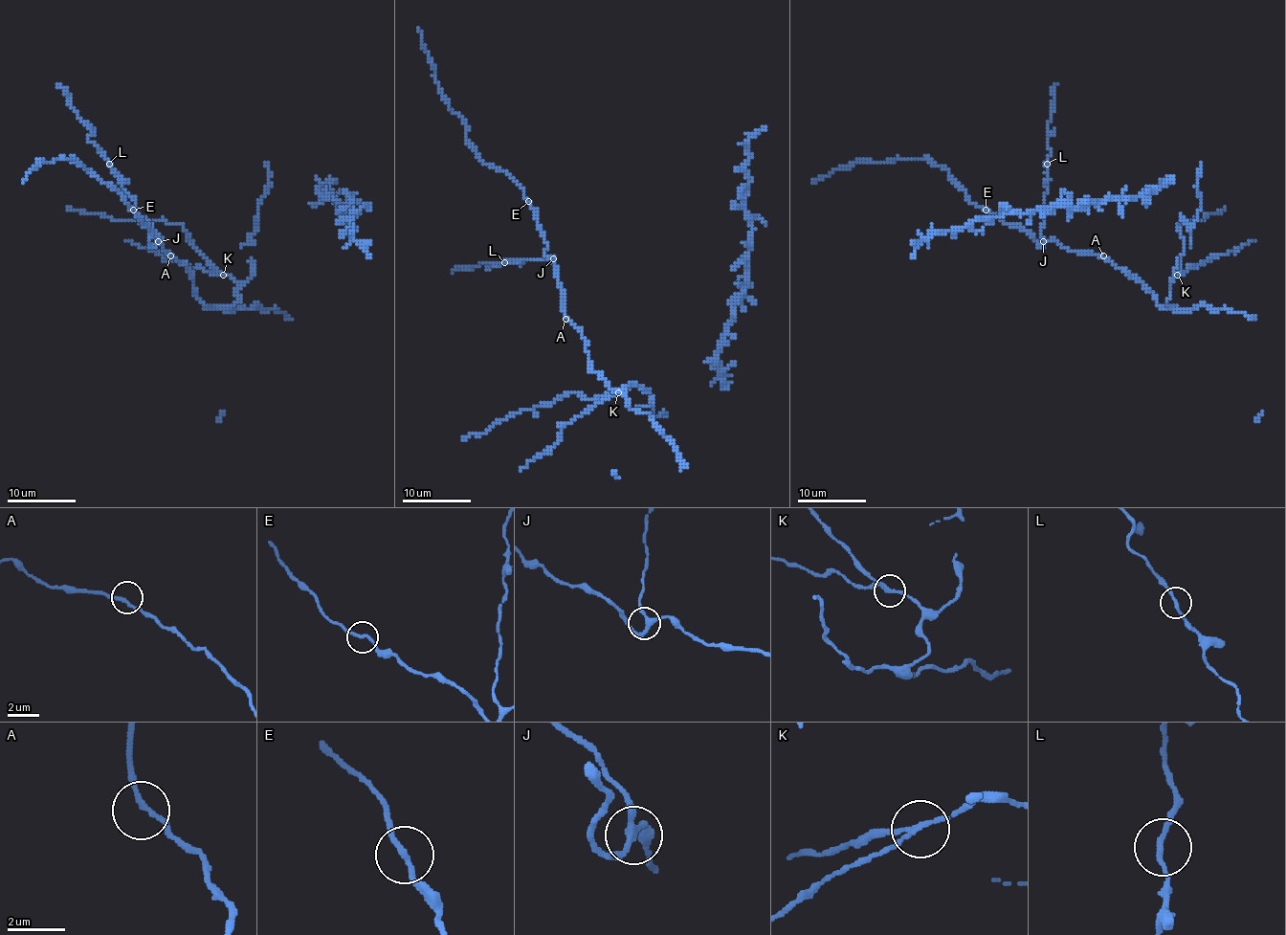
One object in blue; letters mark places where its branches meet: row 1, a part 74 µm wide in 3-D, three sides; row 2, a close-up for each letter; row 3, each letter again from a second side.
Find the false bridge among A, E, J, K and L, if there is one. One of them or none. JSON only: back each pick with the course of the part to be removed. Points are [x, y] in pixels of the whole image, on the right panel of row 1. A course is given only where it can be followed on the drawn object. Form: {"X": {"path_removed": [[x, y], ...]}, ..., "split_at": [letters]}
{"split_at": []}

